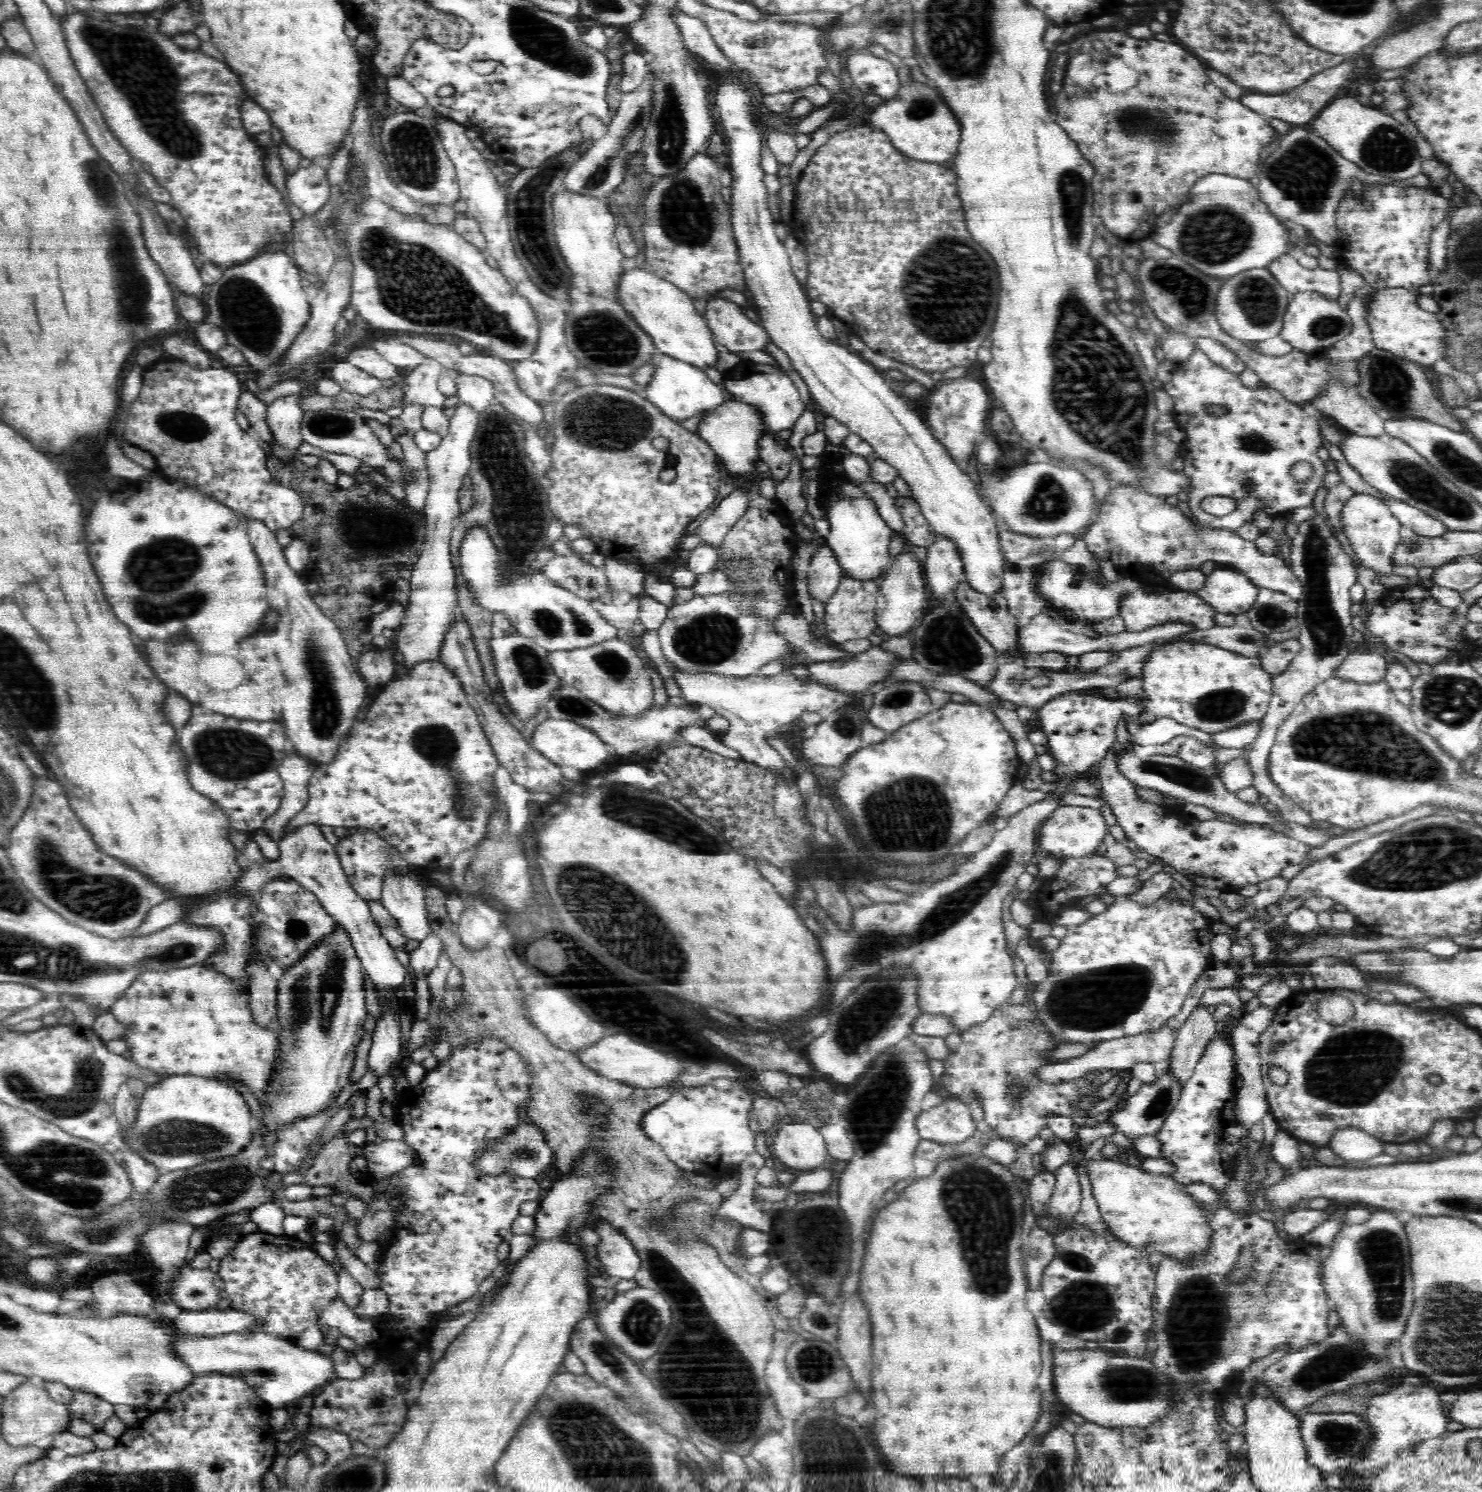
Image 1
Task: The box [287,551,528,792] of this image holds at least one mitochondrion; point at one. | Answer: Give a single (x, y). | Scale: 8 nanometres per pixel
(324, 710)

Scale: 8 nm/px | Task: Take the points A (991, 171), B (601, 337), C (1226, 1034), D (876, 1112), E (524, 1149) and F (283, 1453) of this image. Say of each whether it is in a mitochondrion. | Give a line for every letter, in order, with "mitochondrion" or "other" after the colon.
A: other
B: mitochondrion
C: other
D: mitochondrion
E: mitochondrion
F: other

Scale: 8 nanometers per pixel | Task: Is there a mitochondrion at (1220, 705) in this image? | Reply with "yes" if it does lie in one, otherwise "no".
yes

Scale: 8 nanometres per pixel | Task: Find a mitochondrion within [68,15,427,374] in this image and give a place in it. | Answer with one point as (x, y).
(140, 71)

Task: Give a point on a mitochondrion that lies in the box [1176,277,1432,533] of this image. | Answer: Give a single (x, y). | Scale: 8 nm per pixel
(1392, 385)

